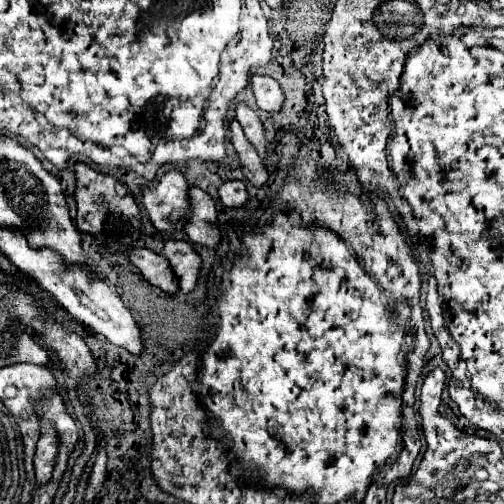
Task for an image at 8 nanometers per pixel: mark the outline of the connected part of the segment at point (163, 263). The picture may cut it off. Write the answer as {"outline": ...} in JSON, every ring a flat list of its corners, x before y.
{"outline":[[134,249,128,257,154,287,158,287,166,293,178,293,180,285,178,285,176,275,164,255,158,255,148,249]]}

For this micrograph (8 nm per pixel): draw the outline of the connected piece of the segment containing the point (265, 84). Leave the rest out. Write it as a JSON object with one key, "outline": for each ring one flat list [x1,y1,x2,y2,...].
{"outline":[[252,75,250,79,254,95,256,95,256,103,260,109,268,111,268,113,278,113,284,107,284,93,278,85,278,81,274,81,272,77,260,77,260,75]]}

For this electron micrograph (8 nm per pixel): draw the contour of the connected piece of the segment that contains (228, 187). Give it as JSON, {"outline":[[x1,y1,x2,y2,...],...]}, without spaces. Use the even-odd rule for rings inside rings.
{"outline":[[228,181,220,187,220,199,226,207,238,209,248,203,248,191,242,181]]}

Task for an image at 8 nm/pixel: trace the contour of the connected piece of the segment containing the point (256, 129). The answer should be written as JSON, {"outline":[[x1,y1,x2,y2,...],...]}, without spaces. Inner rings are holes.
{"outline":[[240,103,236,107,236,119,242,125,248,141,258,149,258,153,262,157,266,157,266,153,268,153,268,147,266,147,268,145,268,139,266,139,266,131,264,131,264,125,262,125,258,113,252,111,248,105]]}

